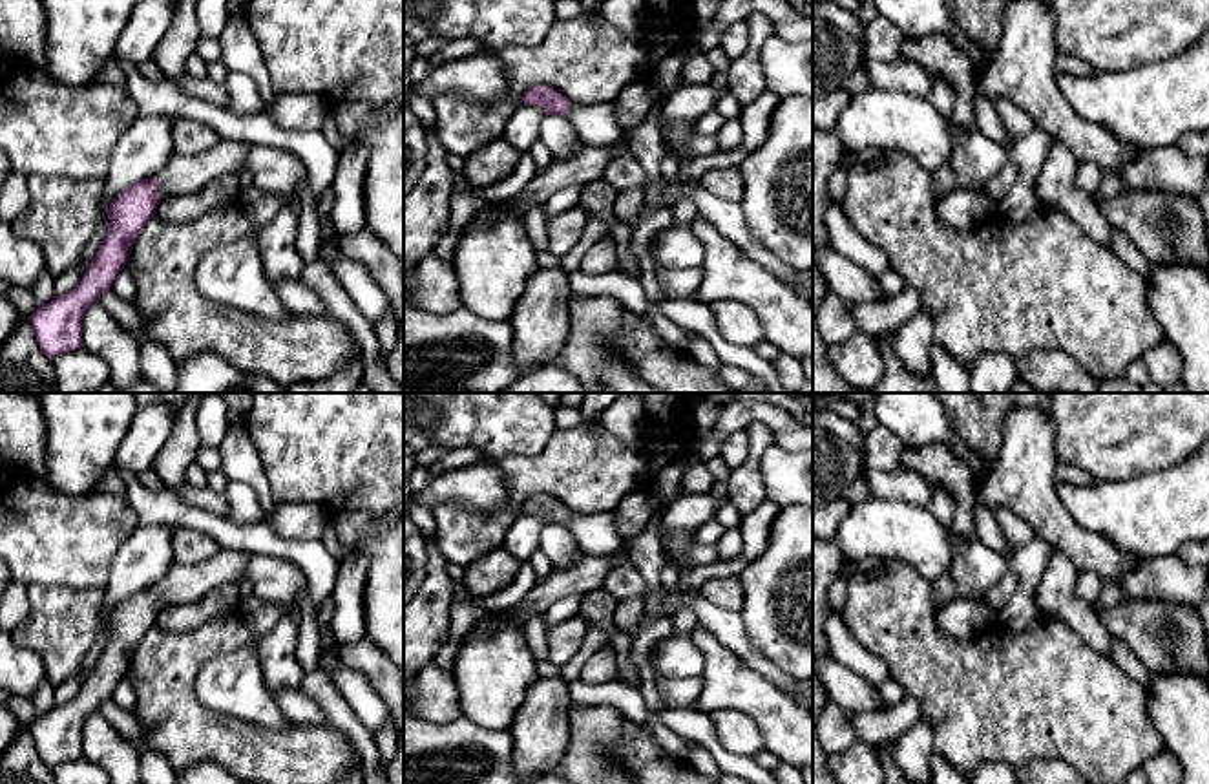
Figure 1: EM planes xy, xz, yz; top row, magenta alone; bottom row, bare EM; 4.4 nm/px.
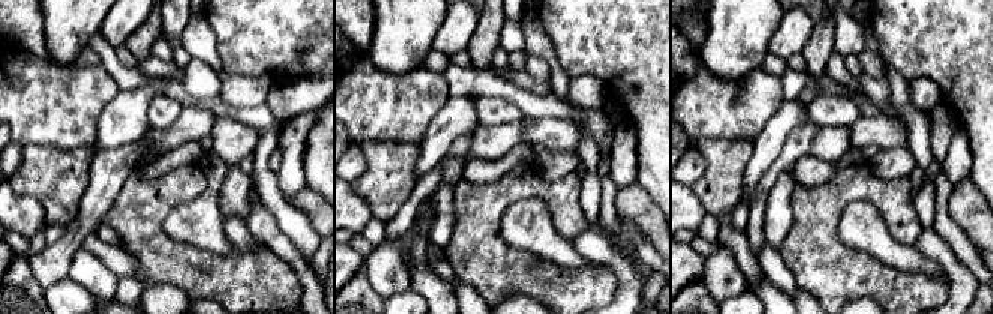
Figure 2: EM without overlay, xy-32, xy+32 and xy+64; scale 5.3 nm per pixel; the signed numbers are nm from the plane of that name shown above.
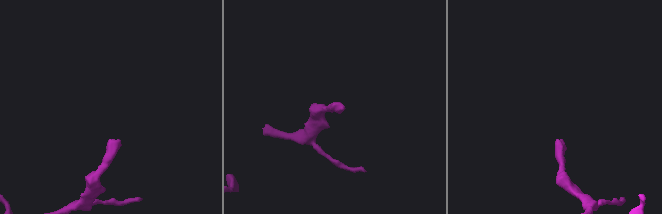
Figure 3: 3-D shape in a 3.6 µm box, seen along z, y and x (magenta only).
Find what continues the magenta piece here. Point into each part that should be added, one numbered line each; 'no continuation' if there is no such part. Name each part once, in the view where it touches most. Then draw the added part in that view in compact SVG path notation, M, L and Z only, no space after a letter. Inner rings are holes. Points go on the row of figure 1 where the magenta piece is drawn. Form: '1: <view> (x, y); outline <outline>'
1: xy (185, 174); outline M219 139L208 152L197 155L175 154L168 164L153 175L161 199L194 194L225 174L241 175L241 166L250 150L250 143Z

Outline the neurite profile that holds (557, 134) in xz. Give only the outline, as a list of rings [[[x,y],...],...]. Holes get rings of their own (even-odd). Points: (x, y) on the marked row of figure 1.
[[[546,115],[541,122],[539,139],[552,152],[553,161],[570,161],[584,150],[584,143],[573,124],[562,115]]]

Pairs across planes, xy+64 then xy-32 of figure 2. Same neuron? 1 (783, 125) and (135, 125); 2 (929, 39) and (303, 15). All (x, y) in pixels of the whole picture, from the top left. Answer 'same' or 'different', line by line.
1: same
2: same

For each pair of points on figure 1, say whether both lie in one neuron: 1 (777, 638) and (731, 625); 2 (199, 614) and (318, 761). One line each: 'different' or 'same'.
1: different
2: different

